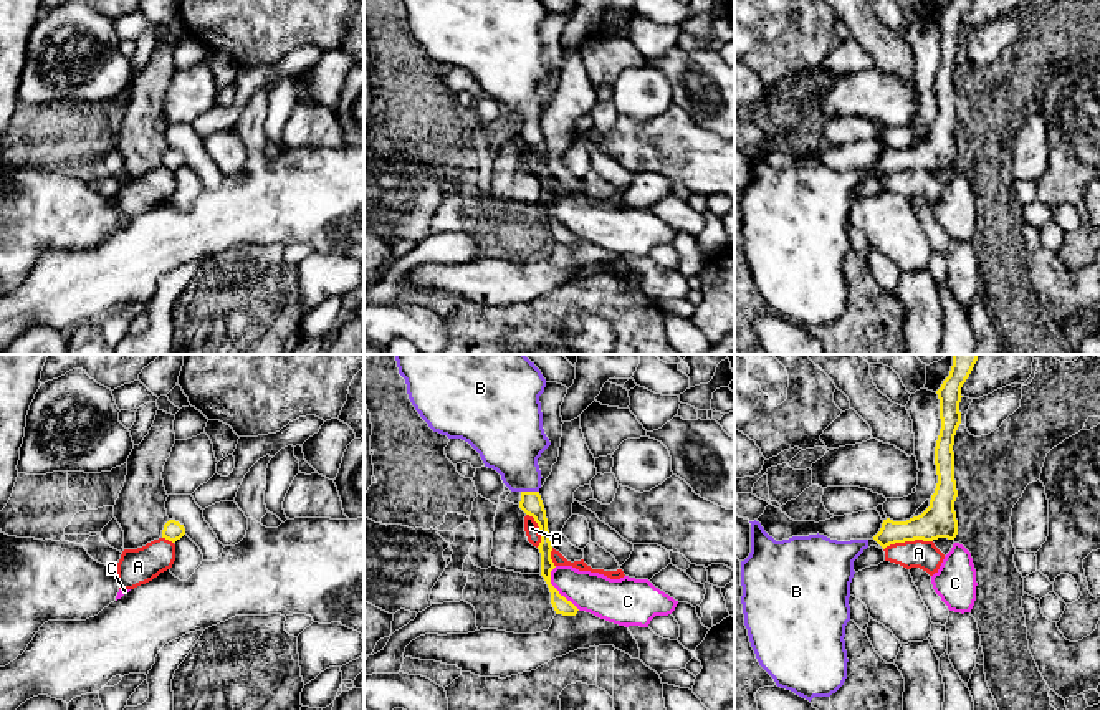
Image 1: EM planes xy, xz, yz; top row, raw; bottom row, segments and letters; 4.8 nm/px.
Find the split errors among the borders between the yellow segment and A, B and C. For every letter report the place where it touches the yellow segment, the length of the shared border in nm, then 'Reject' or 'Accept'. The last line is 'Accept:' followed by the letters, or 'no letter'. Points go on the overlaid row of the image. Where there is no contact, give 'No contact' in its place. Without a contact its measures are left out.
A: Touches yellow at yz (907, 540). Shared border 240 nm. Reject
B: Touches yellow at xz (530, 492). Shared border 90 nm. Accept
C: Touches yellow at xz (556, 590). Shared border 240 nm. Reject
Accept: B

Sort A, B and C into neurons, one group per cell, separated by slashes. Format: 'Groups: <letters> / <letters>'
Groups: A / B / C

